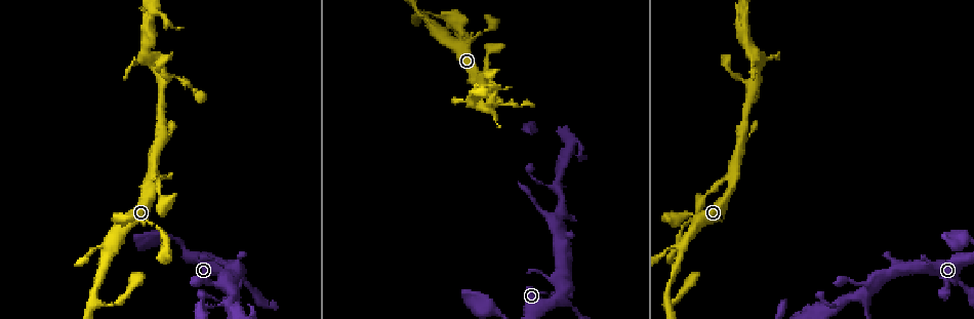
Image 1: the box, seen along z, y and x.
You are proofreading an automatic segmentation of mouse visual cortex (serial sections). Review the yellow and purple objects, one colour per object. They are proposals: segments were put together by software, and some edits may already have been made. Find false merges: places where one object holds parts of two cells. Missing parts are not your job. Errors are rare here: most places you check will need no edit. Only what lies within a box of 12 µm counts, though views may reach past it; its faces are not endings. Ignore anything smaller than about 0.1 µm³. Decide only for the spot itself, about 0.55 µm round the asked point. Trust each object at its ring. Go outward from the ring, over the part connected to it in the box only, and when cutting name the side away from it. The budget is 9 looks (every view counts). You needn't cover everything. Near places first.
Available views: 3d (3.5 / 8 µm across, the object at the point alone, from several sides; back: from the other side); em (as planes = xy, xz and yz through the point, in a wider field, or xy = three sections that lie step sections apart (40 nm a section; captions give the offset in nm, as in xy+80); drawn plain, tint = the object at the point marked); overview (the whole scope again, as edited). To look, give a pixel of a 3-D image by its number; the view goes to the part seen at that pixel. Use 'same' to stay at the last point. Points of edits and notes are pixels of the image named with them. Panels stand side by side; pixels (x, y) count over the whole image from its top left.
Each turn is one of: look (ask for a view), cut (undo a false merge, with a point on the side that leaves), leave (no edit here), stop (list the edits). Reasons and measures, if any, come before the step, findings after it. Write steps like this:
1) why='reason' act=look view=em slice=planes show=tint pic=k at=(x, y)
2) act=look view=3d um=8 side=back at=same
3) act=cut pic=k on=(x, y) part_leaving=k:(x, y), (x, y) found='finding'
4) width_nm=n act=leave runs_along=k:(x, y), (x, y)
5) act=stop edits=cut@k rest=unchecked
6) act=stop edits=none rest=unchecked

why='abrupt turn' act=look view=3d um=3.5 pic=1 at=(570, 289)

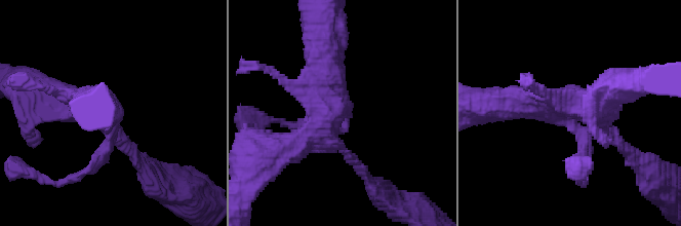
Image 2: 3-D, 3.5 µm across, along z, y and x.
act=look view=em slice=xy step=3 show=tint pic=2 at=(341, 105)

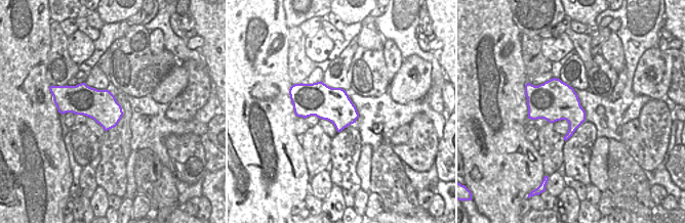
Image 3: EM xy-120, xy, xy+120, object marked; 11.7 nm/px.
act=leave runs_along=2:(62, 104), (113, 113), (93, 167) found='one cell here'

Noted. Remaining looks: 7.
why='sudden change in width' act=look view=3d um=3.5 pic=1 at=(486, 59)

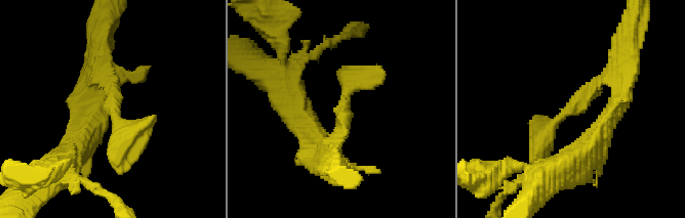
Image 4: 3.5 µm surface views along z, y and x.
why='shape alone is not enough' act=look view=em slice=xy step=2 show=plain pic=4 at=(567, 111)

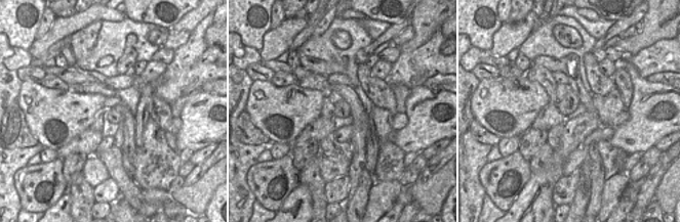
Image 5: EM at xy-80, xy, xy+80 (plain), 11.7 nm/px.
why='with the object marked' act=look view=em slice=xy step=2 show=tint at=same

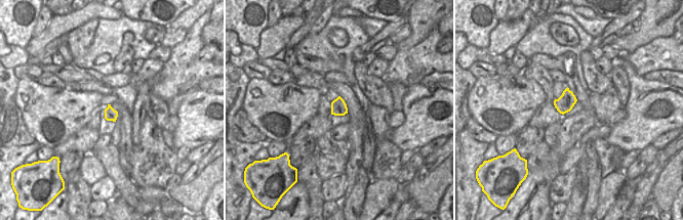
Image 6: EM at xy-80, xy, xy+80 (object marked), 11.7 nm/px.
act=leave runs_along=4:(622, 82), (599, 82), (560, 117), (536, 167) found='continuous, no second cell'

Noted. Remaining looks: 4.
why='arms part here' act=look view=3d um=3.5 pic=1 at=(435, 30)

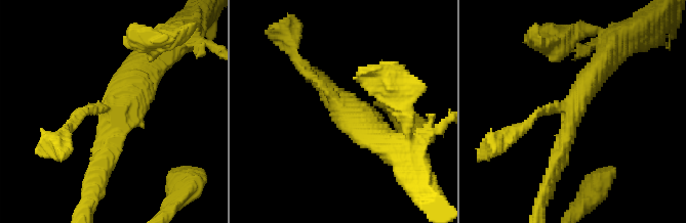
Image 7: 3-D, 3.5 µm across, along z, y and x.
arms=3 arm_widths_nm=150,250,400 act=look view=em slice=xy step=3 show=tint pic=7 at=(343, 108)

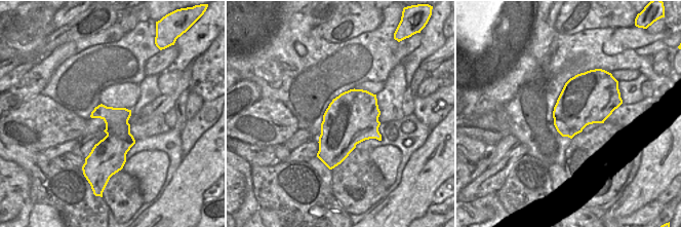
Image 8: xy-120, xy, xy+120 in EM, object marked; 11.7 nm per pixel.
act=leave runs_along=7:(155, 59), (111, 113), (102, 172) found='continuous, no second cell'

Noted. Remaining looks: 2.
why='sharp bend' act=look view=3d um=3.5 pic=1 at=(422, 12)

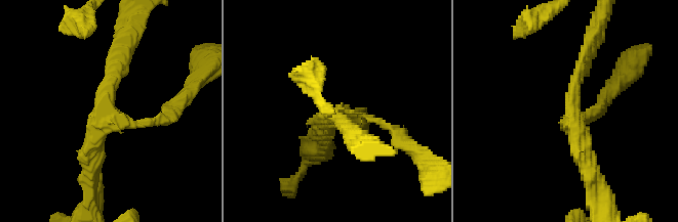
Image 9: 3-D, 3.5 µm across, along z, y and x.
arms=3 arm_widths_nm=100,200,250 why='now the EM' act=look view=em slice=xy step=3 show=tint pic=9 at=(107, 117)

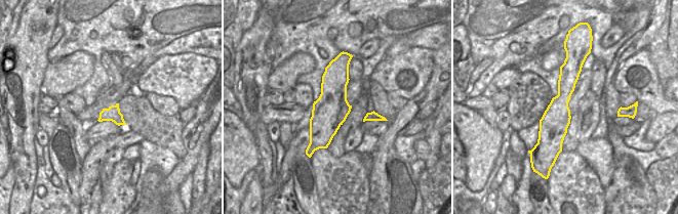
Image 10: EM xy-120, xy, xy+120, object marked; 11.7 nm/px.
act=leave runs_along=10:(573, 63), (558, 106), (557, 148) found='all the same cell'

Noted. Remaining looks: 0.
act=stop edits=none rest=unchecked

